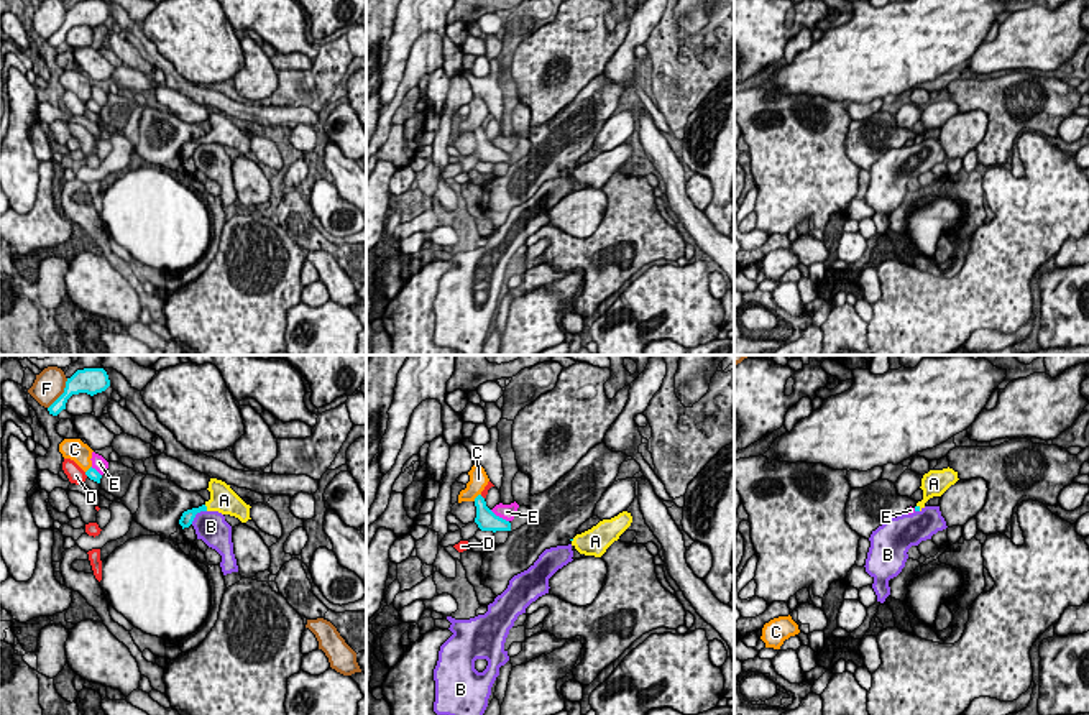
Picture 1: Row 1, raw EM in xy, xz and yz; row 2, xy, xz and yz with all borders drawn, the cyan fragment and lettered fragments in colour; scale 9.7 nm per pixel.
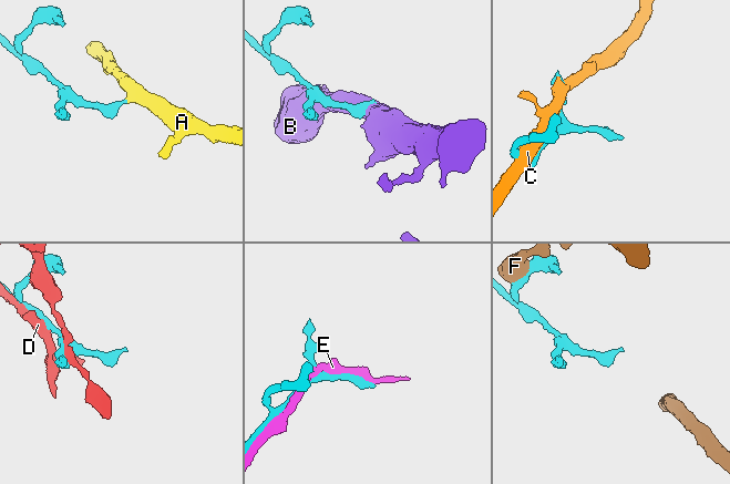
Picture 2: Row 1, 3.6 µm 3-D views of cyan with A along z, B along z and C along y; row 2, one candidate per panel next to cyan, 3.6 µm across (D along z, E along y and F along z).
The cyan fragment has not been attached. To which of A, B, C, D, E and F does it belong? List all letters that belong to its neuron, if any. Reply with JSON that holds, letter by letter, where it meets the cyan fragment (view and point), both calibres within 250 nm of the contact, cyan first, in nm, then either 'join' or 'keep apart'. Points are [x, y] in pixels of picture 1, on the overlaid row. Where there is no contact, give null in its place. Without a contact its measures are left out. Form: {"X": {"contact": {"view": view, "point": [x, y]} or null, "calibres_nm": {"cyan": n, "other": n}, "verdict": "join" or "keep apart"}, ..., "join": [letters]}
{"A": {"contact": {"view": "xy", "point": [206, 508]}, "calibres_nm": {"cyan": 130, "other": 260}, "verdict": "join"}, "B": {"contact": {"view": "xy", "point": [196, 513]}, "calibres_nm": {"cyan": 130, "other": 320}, "verdict": "keep apart"}, "C": {"contact": {"view": "xz", "point": [477, 497]}, "calibres_nm": {"cyan": 200, "other": 190}, "verdict": "keep apart"}, "D": {"contact": {"view": "xy", "point": [86, 474]}, "calibres_nm": {"cyan": 120, "other": 160}, "verdict": "keep apart"}, "E": {"contact": {"view": "xz", "point": [498, 516]}, "calibres_nm": {"cyan": 200, "other": 160}, "verdict": "keep apart"}, "F": {"contact": {"view": "xy", "point": [63, 393]}, "calibres_nm": {"cyan": 220, "other": 300}, "verdict": "keep apart"}, "join": ["A"]}

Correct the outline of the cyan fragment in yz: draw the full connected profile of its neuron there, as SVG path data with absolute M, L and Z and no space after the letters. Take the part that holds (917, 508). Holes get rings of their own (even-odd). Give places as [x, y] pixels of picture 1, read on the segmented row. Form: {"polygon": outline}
{"polygon": "M949 467L925 473L920 487L923 490L923 500L917 503L915 511L921 511L930 498L941 496L958 480L958 472Z"}

